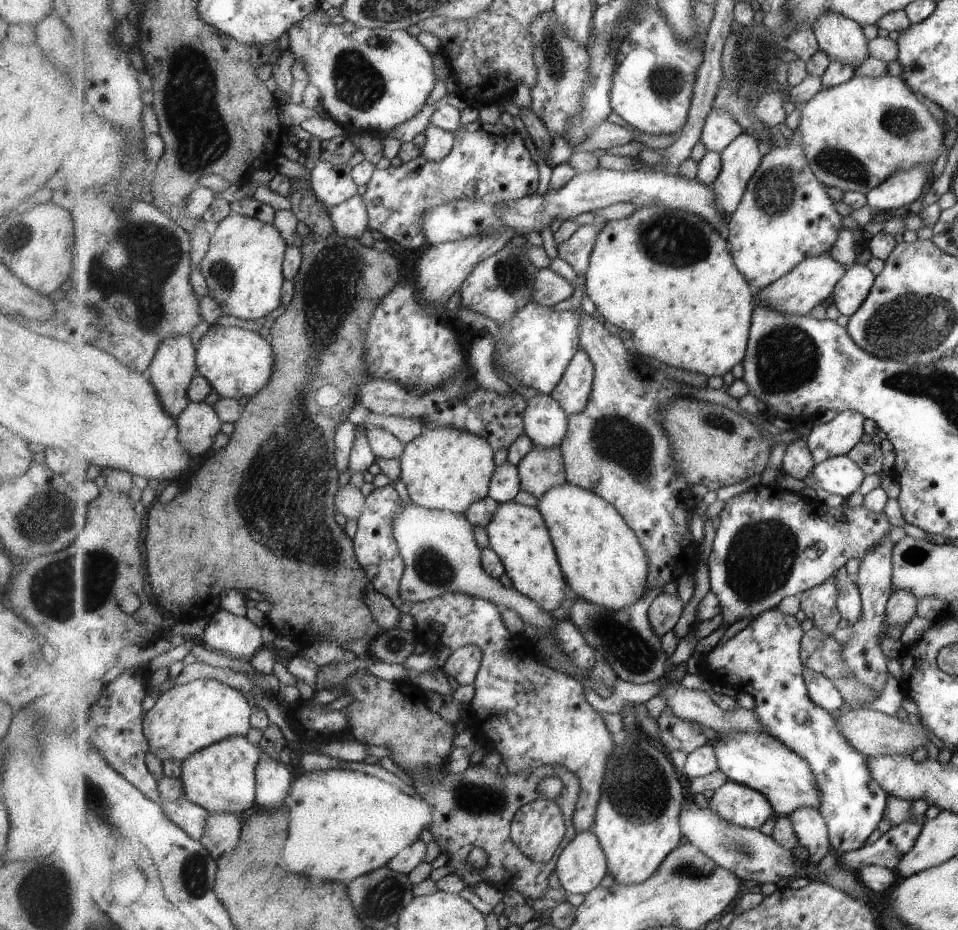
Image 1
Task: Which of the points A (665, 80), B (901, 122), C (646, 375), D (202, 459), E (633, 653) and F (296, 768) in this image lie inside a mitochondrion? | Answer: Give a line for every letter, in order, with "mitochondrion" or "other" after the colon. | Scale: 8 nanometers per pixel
A: mitochondrion
B: mitochondrion
C: other
D: other
E: mitochondrion
F: other

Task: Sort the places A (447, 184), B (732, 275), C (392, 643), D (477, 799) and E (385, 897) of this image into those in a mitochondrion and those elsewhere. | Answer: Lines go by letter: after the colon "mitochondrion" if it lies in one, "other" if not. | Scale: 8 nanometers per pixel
A: mitochondrion
B: other
C: mitochondrion
D: mitochondrion
E: mitochondrion

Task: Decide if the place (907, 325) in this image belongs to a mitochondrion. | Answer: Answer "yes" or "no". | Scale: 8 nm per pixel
yes

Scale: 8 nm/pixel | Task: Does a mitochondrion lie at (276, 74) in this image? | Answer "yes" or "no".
no

